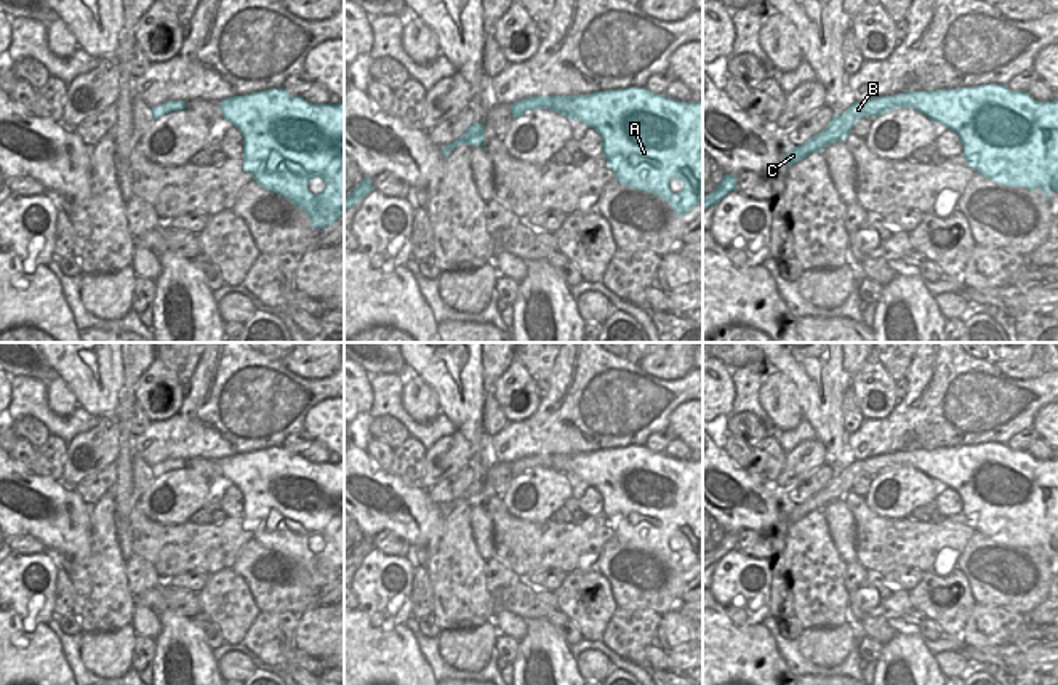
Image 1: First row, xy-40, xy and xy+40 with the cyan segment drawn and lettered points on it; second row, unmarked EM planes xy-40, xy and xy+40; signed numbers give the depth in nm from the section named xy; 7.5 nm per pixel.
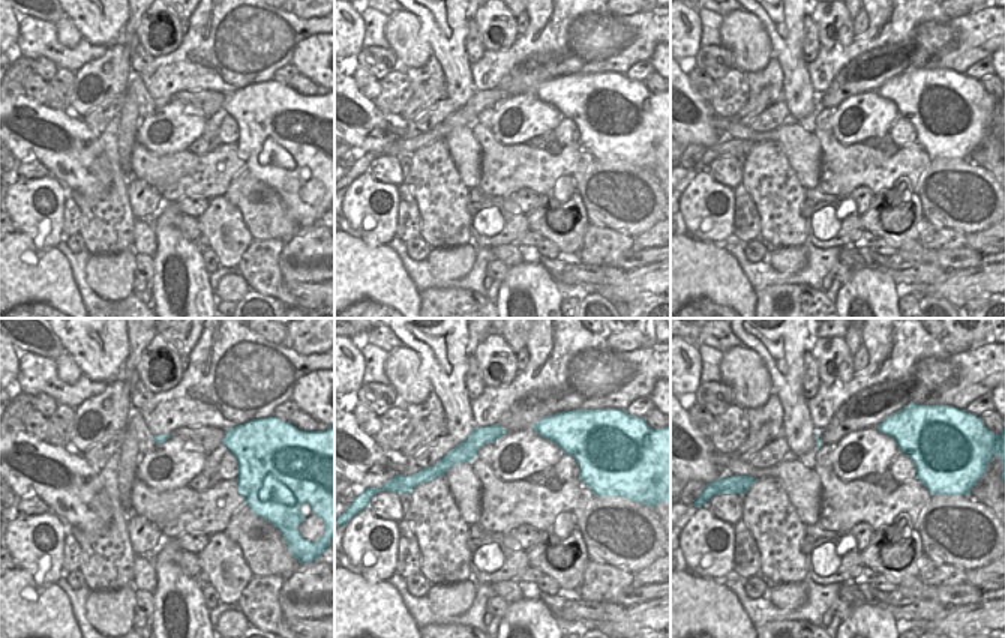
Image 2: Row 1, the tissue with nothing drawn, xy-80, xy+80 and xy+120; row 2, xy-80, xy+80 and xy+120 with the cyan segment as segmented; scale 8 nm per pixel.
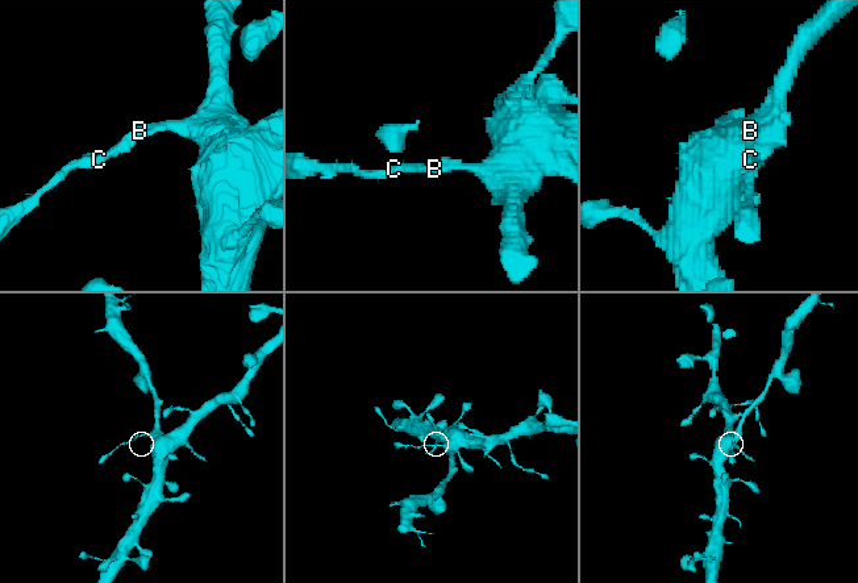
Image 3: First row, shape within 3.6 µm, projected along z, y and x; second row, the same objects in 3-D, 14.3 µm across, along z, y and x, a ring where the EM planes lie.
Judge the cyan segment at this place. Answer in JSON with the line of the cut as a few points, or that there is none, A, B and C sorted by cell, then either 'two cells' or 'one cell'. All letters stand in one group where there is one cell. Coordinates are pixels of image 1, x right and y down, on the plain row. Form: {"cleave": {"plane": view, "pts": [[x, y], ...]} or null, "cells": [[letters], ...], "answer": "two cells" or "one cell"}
{"cleave": {"plane": "xy+40", "pts": [[903, 452], [909, 458], [909, 464]]}, "cells": [["A"], ["B", "C"]], "answer": "two cells"}

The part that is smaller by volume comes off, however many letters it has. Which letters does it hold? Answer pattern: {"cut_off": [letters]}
{"cut_off": ["B", "C"]}

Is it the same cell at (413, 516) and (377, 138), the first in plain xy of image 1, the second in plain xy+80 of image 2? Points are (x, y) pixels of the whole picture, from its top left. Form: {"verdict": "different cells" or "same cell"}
{"verdict": "same cell"}

